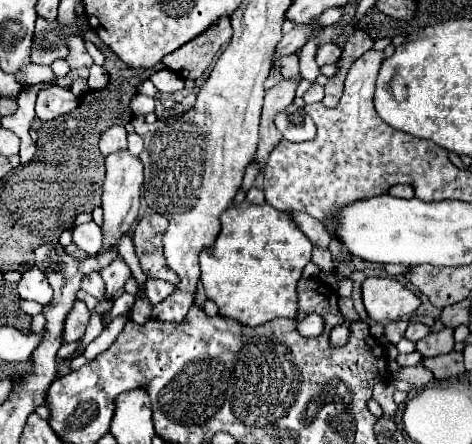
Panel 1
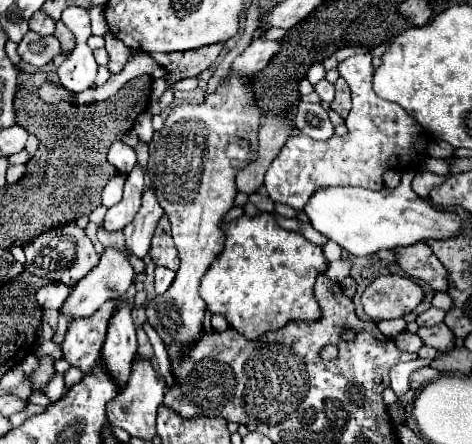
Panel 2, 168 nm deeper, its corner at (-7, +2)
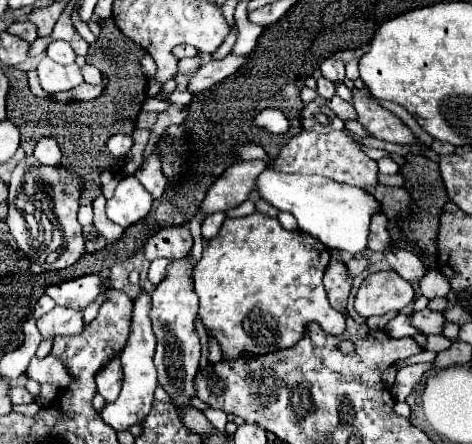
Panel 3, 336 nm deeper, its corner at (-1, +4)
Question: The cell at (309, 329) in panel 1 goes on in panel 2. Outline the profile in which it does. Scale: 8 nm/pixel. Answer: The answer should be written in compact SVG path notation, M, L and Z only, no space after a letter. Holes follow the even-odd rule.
M260 213L258 217L242 215L232 223L224 223L226 245L220 257L210 265L200 281L200 297L212 313L224 315L228 325L242 333L246 339L260 339L268 331L278 331L290 321L298 319L320 319L322 311L314 297L314 283L320 273L328 269L328 261L322 247L310 243L304 235L296 231L284 231L278 227L270 213Z

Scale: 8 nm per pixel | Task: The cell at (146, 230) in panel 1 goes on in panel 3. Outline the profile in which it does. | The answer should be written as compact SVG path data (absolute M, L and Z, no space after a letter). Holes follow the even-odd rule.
M186 225L182 227L164 227L156 231L144 245L144 257L154 261L156 257L180 259L192 249L192 235Z

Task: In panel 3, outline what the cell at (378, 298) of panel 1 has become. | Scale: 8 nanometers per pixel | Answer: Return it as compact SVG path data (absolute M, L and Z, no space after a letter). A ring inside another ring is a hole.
M378 271L368 275L354 299L358 315L372 317L388 311L402 311L414 297L414 289L394 271Z

